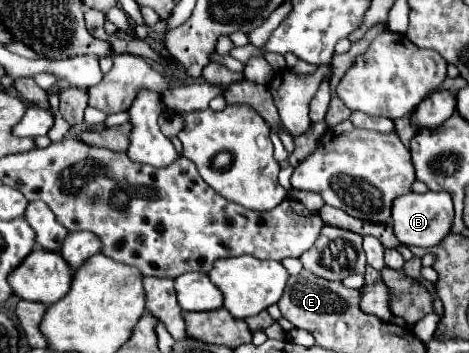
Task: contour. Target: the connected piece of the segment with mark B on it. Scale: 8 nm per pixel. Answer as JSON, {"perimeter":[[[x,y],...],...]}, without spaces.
{"perimeter":[[[425,192],[425,194],[405,194],[393,202],[393,230],[401,244],[431,248],[437,246],[449,232],[453,224],[453,202],[449,192]]]}

